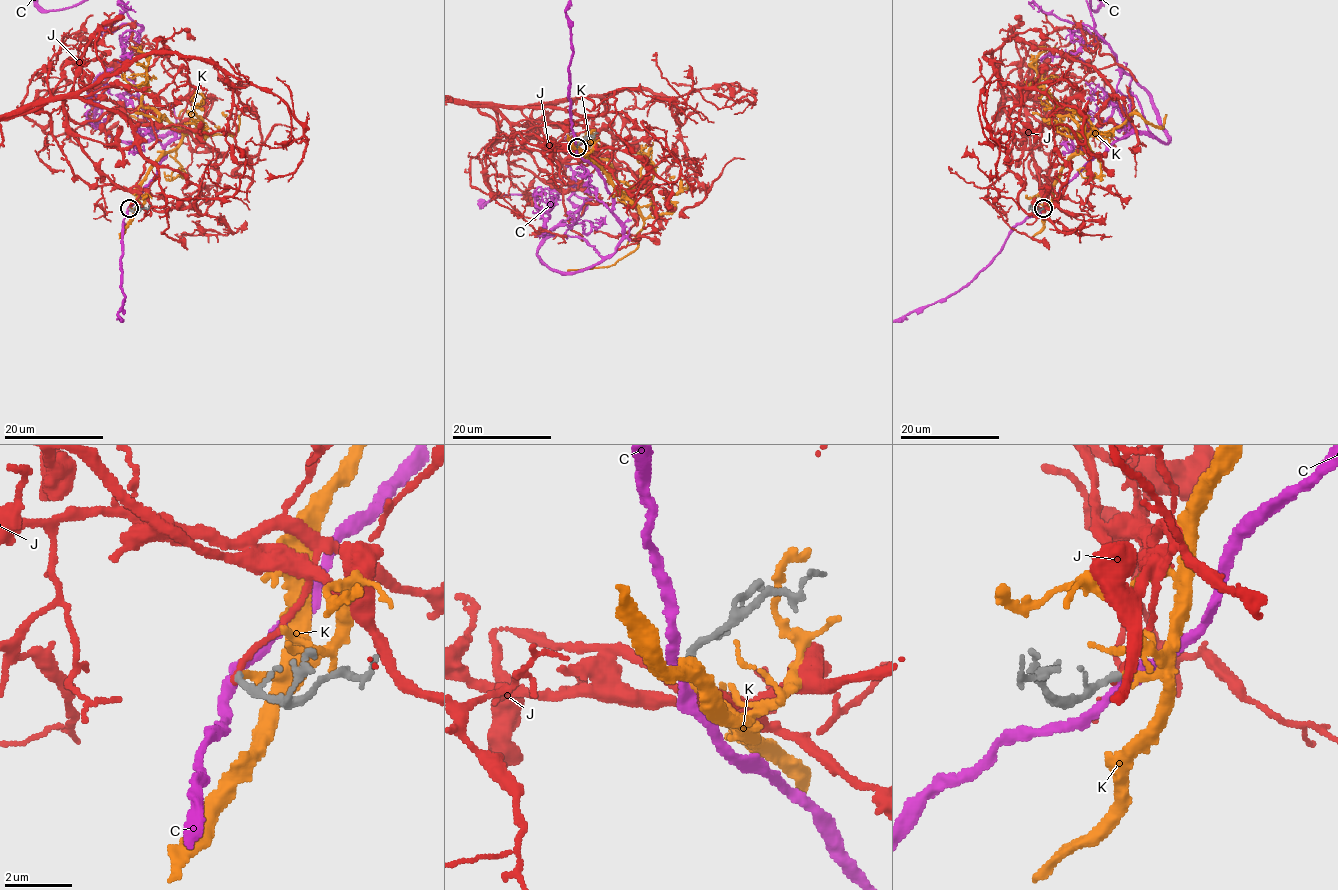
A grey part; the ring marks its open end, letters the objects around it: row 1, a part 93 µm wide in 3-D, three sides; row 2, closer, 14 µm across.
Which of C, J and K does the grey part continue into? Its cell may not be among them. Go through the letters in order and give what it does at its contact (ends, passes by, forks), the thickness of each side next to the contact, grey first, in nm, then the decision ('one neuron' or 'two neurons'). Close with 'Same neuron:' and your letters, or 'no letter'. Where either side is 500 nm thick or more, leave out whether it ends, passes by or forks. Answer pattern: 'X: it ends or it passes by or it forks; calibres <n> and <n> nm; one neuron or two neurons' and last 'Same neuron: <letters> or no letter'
C: it passes by; calibres 200 and 320 nm; two neurons
J: it ends; calibres 220 and 160 nm; two neurons
K: it ends; calibres 200 and 240 nm; one neuron
Same neuron: K

